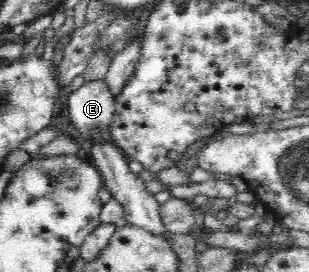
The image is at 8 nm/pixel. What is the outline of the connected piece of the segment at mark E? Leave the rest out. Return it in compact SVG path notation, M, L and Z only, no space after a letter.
M103 81L90 82L69 94L68 111L75 130L94 139L109 134L115 103Z

